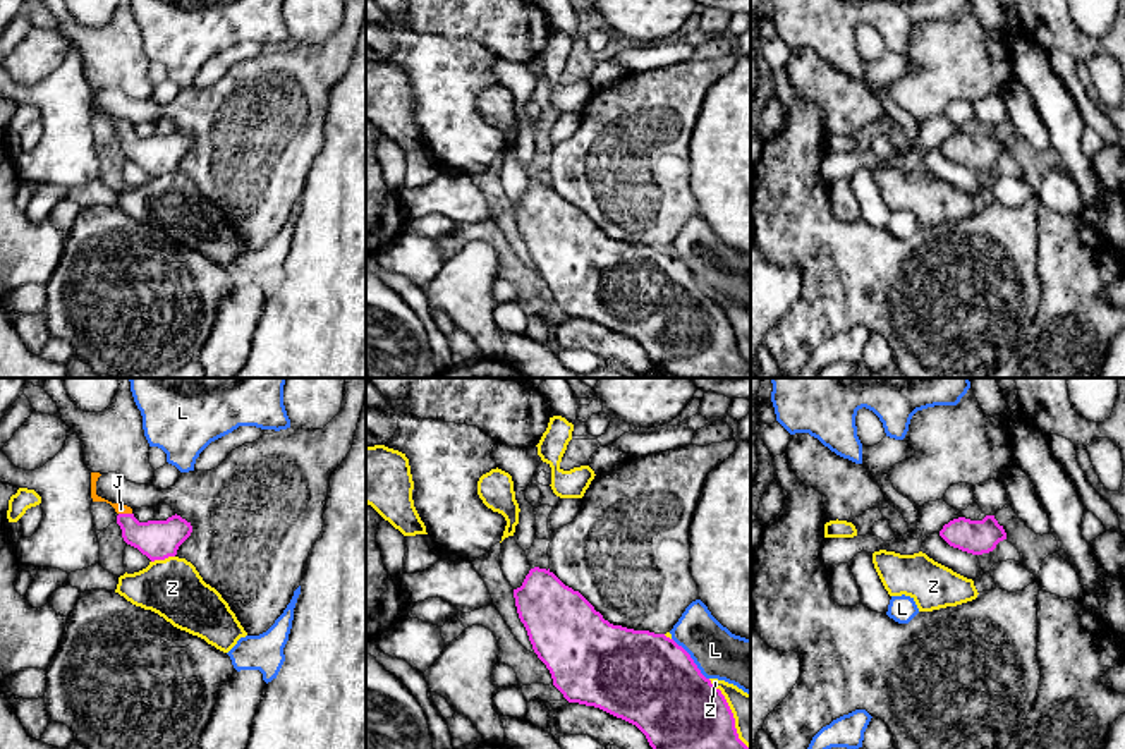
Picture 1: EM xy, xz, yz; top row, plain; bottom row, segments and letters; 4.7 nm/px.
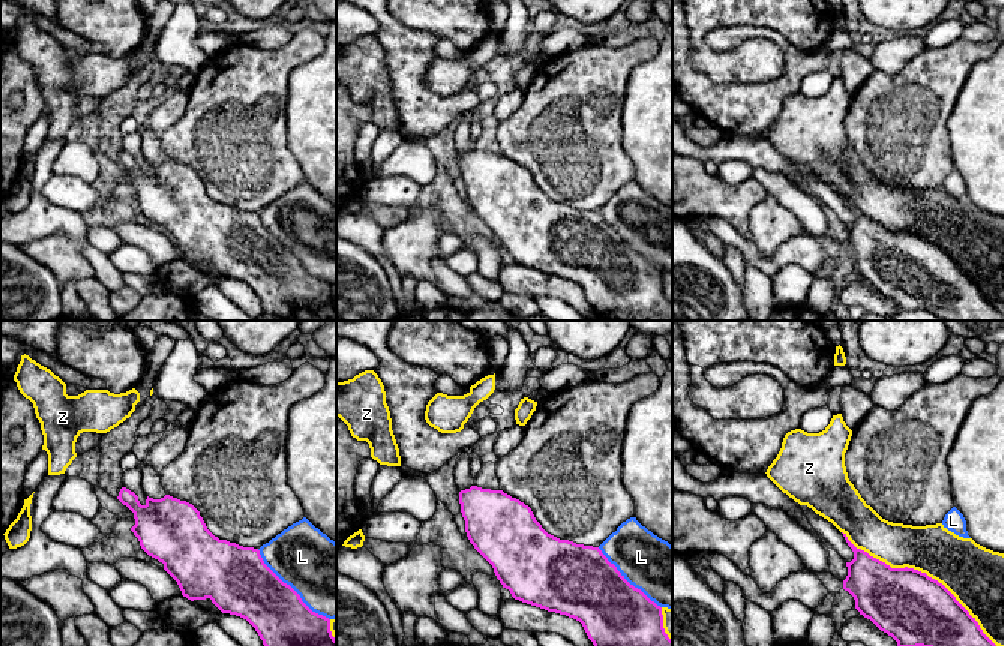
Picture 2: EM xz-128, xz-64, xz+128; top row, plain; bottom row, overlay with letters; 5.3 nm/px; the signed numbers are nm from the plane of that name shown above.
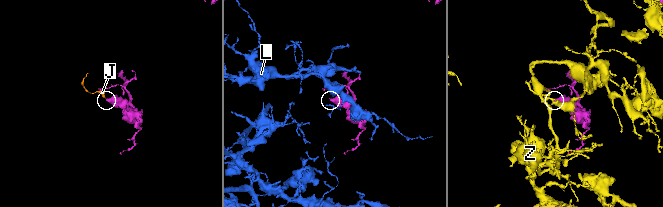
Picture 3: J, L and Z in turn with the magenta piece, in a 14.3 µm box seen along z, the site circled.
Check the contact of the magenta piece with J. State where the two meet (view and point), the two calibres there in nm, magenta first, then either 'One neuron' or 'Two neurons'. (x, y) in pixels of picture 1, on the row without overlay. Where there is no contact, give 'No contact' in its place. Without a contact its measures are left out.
Touches magenta at xy (126, 129). Thickness 190 nm (magenta) against 50 nm. One neuron

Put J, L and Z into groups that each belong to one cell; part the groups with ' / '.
J / L / Z

